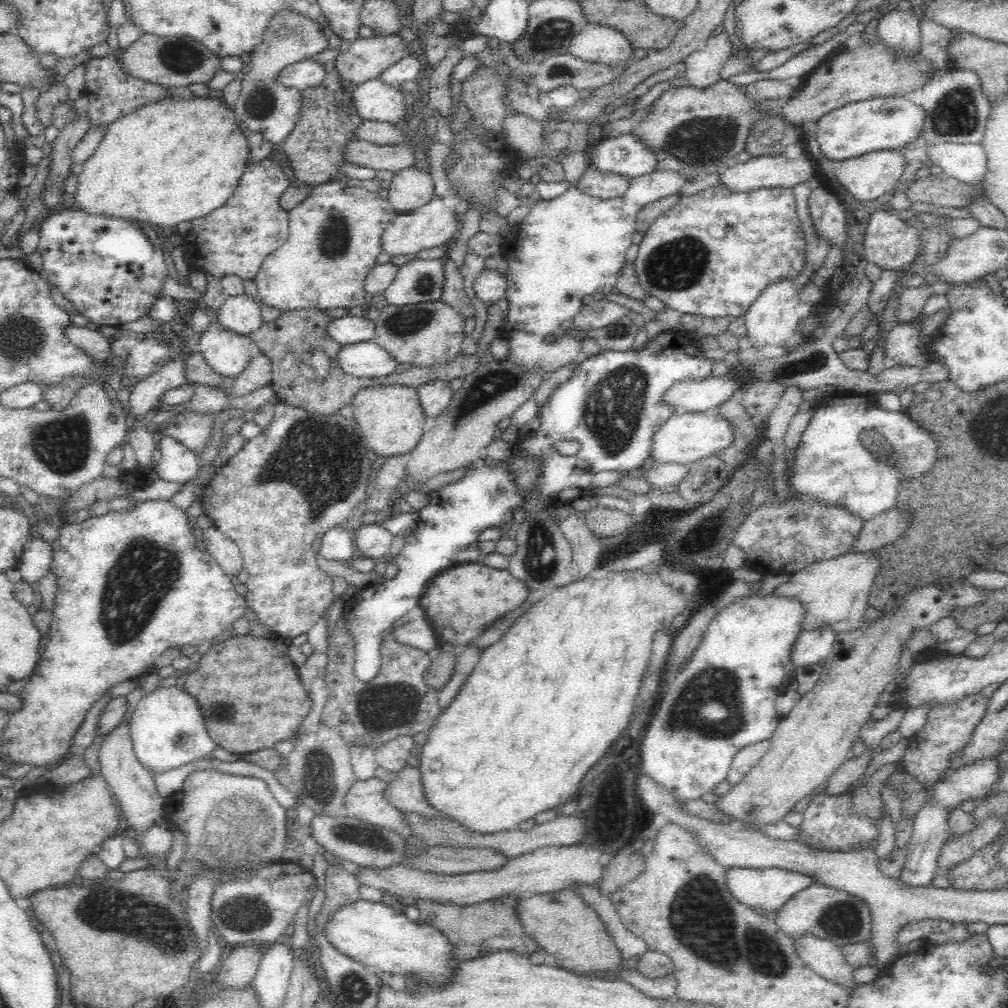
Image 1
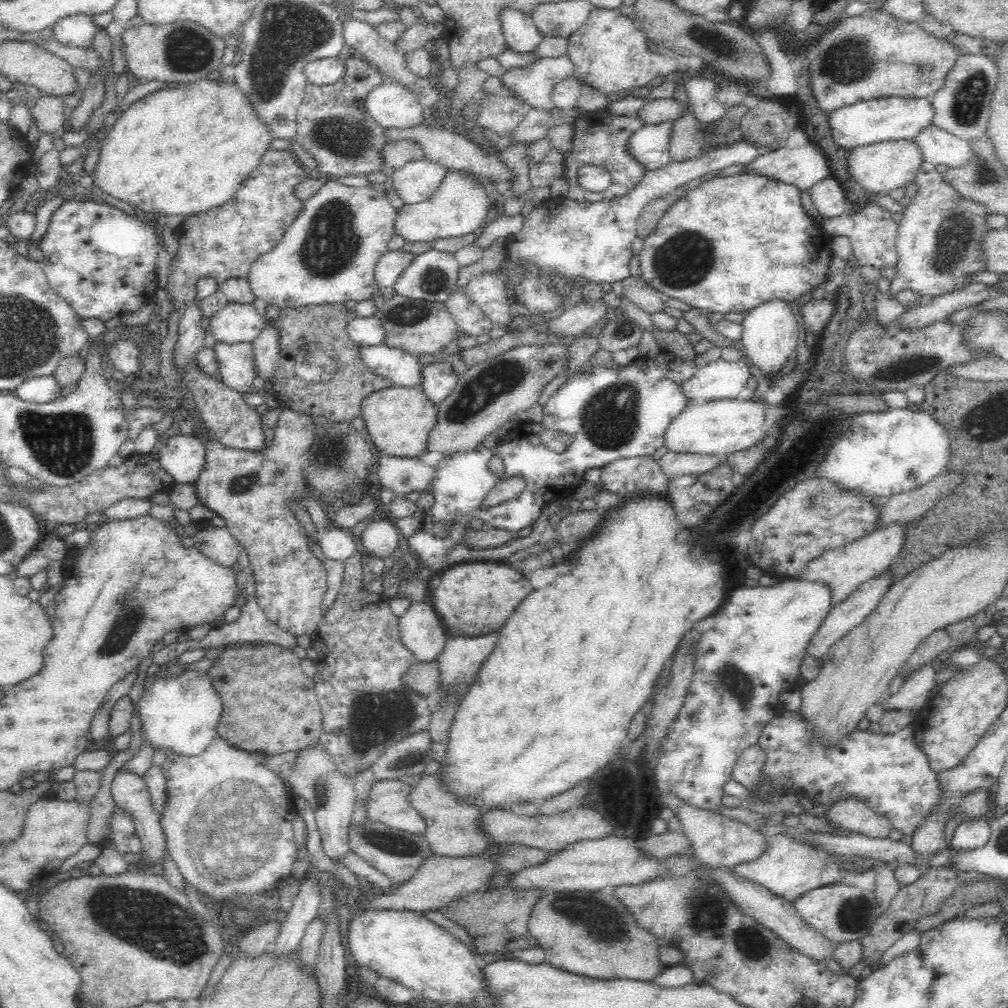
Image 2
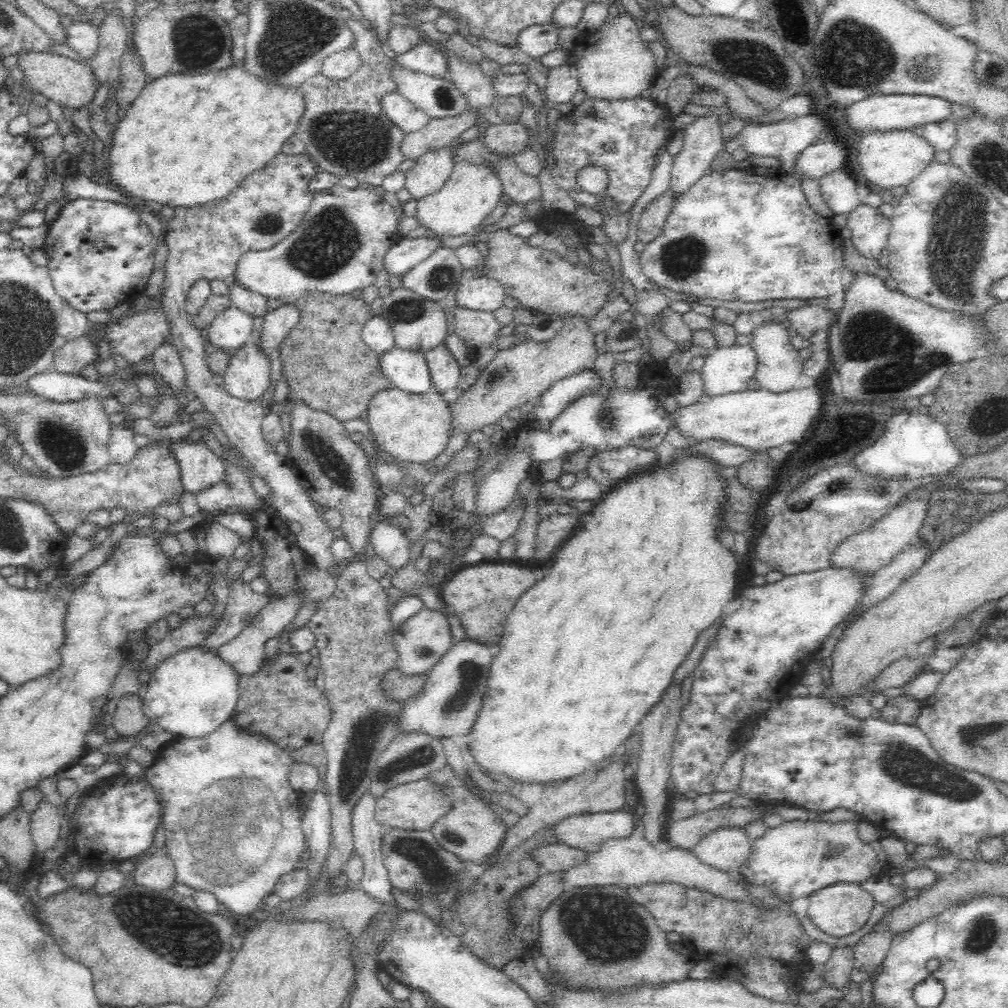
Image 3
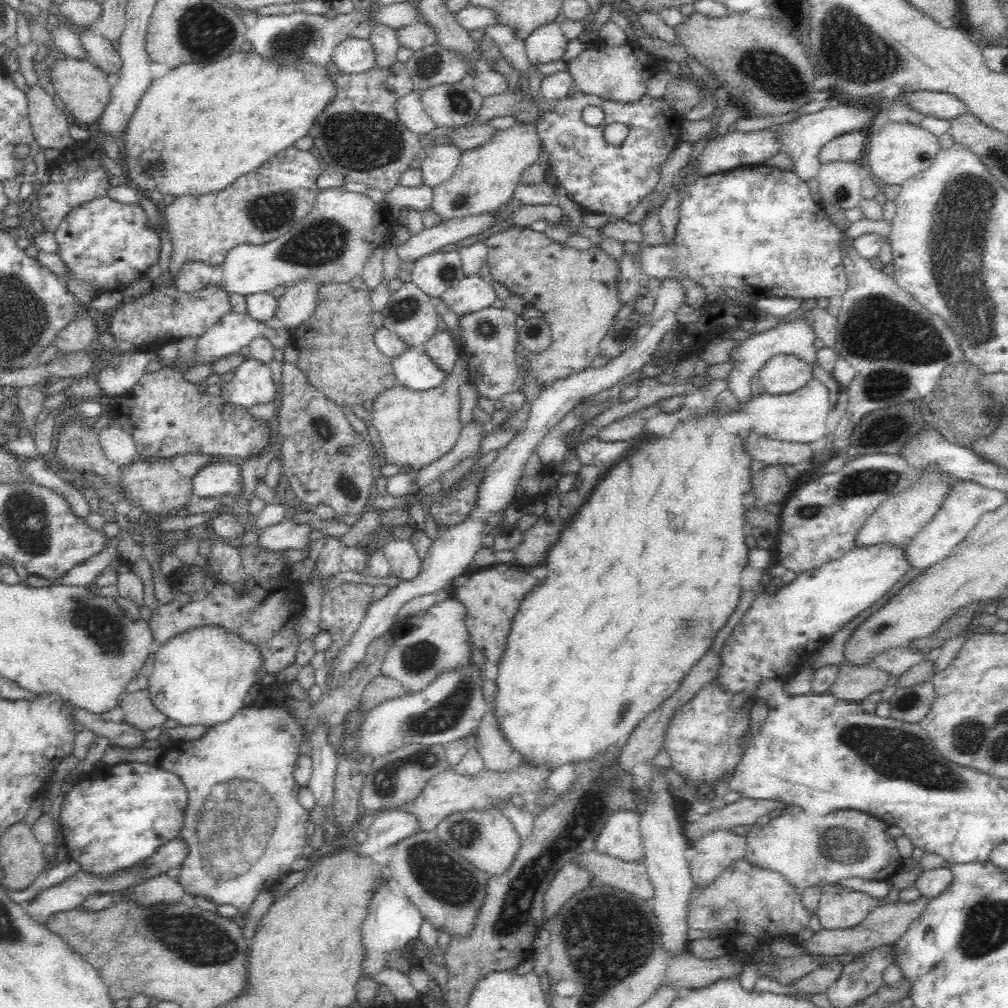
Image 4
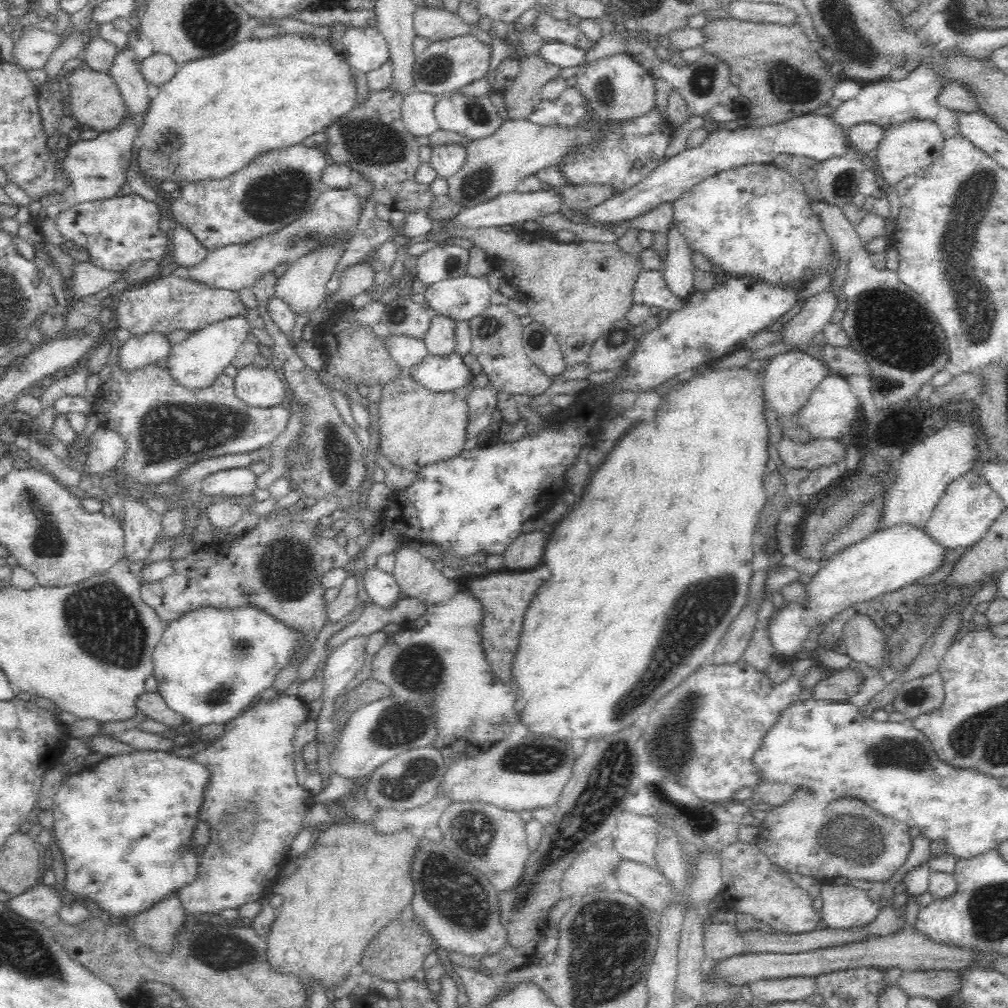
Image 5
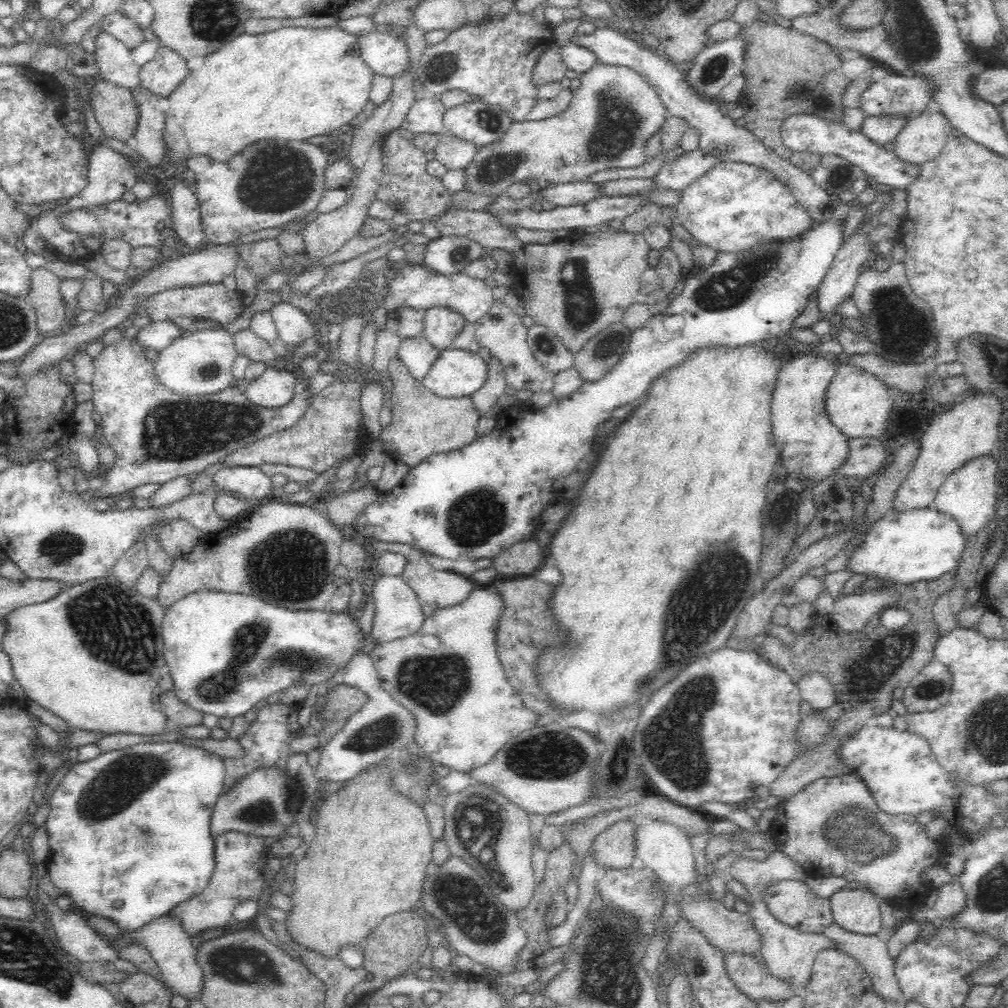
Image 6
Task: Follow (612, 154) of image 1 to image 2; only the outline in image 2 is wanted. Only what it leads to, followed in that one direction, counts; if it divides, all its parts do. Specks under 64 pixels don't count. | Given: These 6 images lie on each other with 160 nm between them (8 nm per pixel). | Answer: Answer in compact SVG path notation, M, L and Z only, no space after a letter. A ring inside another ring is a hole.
M658 122L638 128L628 140L628 153L648 171L669 165L670 134L674 122Z

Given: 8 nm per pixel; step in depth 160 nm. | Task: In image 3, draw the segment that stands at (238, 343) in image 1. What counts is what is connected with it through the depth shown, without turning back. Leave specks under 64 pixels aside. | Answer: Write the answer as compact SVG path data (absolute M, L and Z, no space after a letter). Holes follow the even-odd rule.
M253 339L247 340L246 344L231 357L226 372L223 374L223 387L228 394L242 400L260 400L262 394L270 386L270 359L253 344Z

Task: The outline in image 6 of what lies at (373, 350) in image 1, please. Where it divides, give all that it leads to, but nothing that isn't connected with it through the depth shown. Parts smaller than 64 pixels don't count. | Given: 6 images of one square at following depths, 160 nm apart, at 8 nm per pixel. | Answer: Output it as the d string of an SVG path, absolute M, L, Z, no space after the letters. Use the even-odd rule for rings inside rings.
M445 349L431 364L422 384L441 397L469 397L485 382L487 364L470 350Z

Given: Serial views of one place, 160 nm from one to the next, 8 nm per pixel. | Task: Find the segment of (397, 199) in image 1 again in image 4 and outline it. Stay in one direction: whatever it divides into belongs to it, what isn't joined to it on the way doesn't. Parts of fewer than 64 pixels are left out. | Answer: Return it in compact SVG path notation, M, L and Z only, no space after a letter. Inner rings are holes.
M438 144L426 150L426 158L421 163L423 184L436 186L446 182L457 169L462 150L452 144Z

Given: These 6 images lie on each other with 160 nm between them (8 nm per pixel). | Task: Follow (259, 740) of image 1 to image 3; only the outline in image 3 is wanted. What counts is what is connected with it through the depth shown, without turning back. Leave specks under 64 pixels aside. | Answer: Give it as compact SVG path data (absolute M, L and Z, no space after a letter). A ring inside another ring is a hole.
M277 653L275 659L264 661L255 673L254 676L240 675L240 697L232 719L251 732L269 736L282 748L293 750L320 743L332 711L326 696L306 675L306 668L298 656Z

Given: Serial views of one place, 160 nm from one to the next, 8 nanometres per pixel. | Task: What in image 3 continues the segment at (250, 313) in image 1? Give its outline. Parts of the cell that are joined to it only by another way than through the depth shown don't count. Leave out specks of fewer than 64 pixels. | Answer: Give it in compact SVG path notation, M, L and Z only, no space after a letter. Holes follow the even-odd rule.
M231 306L215 316L215 319L206 328L205 338L218 351L240 349L248 342L248 339L252 338L253 322L253 316Z

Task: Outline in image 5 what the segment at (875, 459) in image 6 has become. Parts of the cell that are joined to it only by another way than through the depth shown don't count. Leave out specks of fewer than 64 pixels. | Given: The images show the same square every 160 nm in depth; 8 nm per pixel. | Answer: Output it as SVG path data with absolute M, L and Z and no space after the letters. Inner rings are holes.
M782 437L777 443L780 460L787 469L818 468L822 465L839 463L845 457L845 446L838 439L814 439L807 443L798 443L790 437Z

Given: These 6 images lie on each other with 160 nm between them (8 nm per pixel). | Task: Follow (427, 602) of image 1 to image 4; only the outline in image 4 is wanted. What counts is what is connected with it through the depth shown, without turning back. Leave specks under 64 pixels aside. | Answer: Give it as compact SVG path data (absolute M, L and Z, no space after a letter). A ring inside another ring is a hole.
M511 563L506 568L478 568L469 572L460 581L451 586L451 595L466 607L466 627L469 640L481 650L482 654L498 665L504 651L507 649L507 638L511 633L514 616L518 613L523 598L542 582L542 580L529 574L526 568ZM468 578L468 582L464 580Z

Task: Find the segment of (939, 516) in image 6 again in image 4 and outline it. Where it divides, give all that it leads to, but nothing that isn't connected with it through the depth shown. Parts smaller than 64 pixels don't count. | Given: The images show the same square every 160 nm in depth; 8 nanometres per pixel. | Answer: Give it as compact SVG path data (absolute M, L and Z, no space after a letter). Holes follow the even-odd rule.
M888 543L867 548L856 546L839 560L798 573L790 584L782 586L776 594L762 592L756 595L744 618L721 647L720 666L715 676L716 683L724 685L728 693L746 693L746 695L754 695L756 690L769 679L777 679L784 684L801 668L802 662L819 649L832 634L841 630L850 620L886 595L900 578L912 570L910 566L912 564L910 565L906 557L904 546L888 545Z

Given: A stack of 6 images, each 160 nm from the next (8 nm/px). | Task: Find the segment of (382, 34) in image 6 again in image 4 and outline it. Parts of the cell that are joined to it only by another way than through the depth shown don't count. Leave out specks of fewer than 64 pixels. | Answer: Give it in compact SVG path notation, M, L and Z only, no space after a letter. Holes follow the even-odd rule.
M368 36L346 38L333 50L331 62L345 74L361 74L377 65L376 53Z

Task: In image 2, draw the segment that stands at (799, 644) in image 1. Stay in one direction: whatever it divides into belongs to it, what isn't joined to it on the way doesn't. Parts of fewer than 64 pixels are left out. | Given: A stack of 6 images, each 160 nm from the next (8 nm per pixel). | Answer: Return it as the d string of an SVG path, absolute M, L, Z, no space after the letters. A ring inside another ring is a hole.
M886 570L878 577L868 580L865 584L862 584L858 590L856 590L848 599L842 600L843 602L832 608L828 614L826 614L826 620L820 624L818 632L814 633L814 636L810 639L808 646L806 647L806 654L813 656L817 660L825 659L830 647L842 638L846 633L850 632L852 628L859 626L870 614L872 610L880 604L880 599L884 598L884 594L890 590L890 586L894 584L894 575L890 571Z

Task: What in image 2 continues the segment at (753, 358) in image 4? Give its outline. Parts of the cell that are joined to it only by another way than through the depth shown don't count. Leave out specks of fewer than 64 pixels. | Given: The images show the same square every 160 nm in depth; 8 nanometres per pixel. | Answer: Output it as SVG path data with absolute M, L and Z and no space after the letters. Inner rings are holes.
M720 357L698 368L688 380L681 382L681 389L690 403L697 399L737 398L751 375L750 367L742 359L724 361Z

